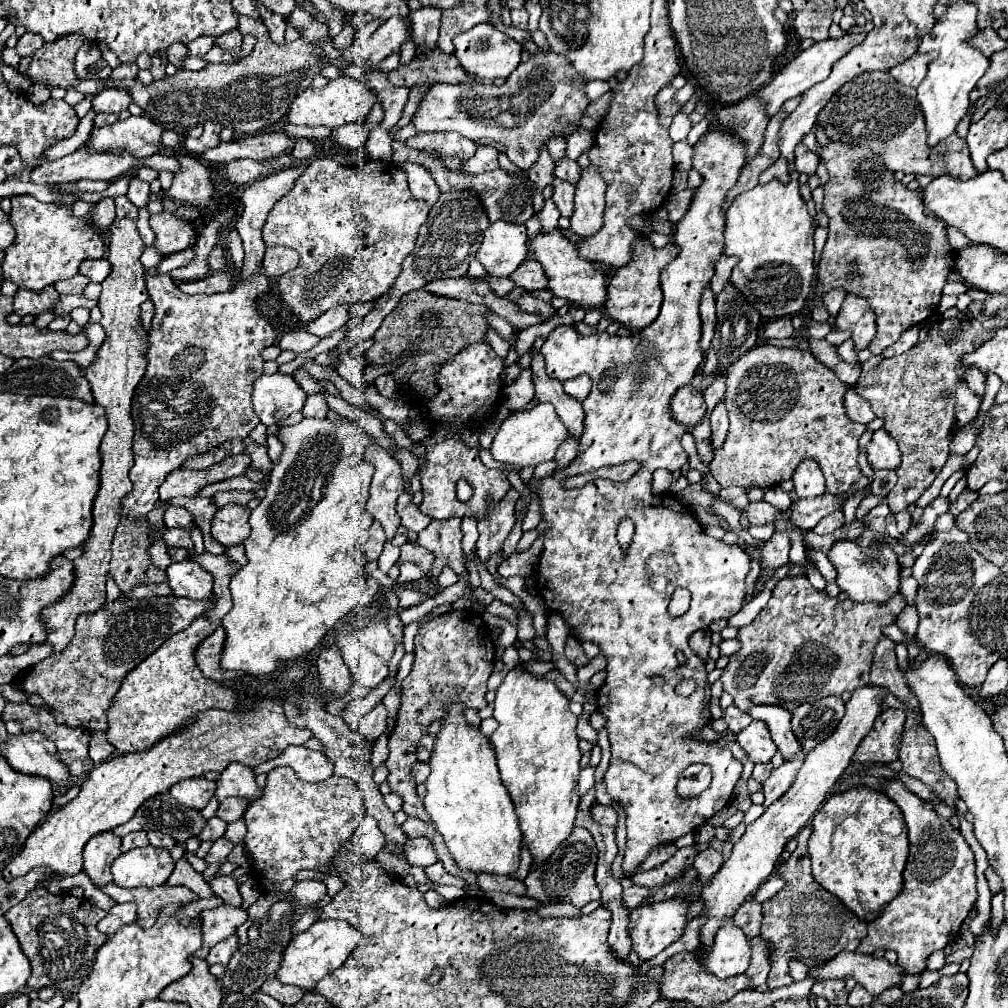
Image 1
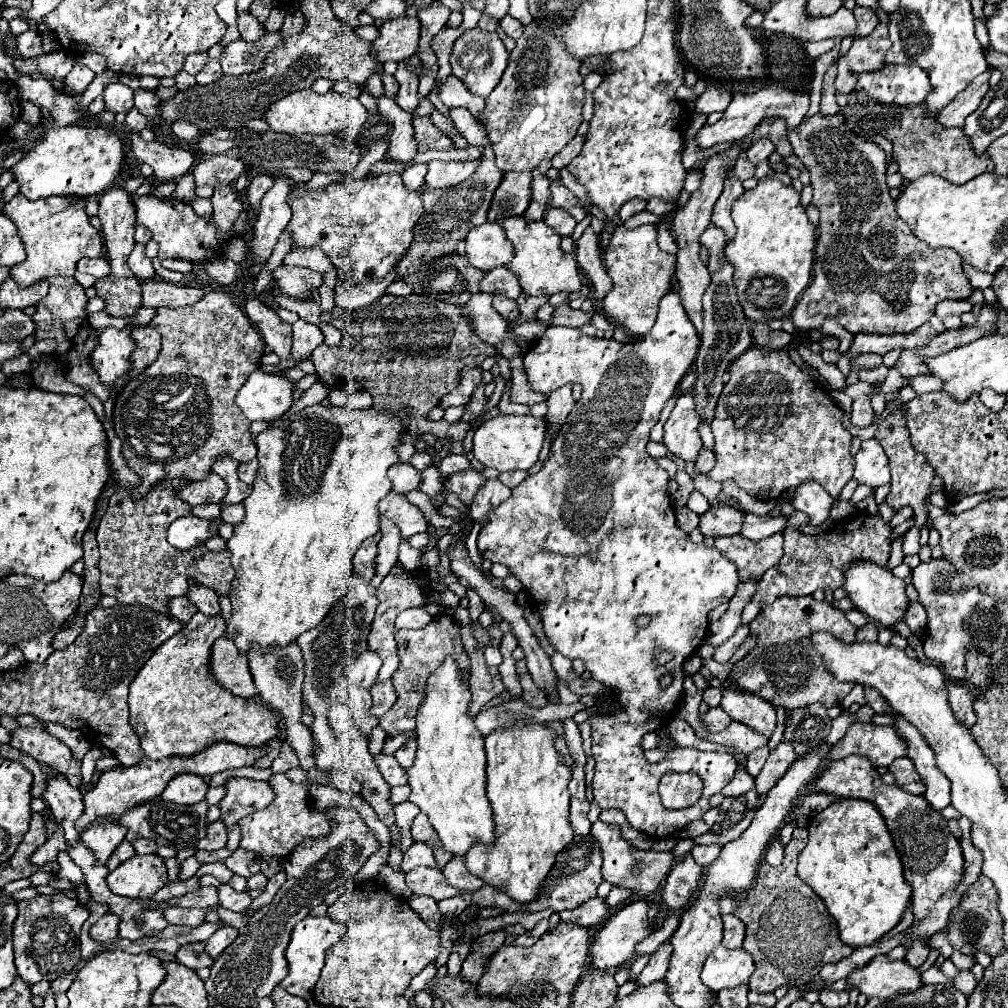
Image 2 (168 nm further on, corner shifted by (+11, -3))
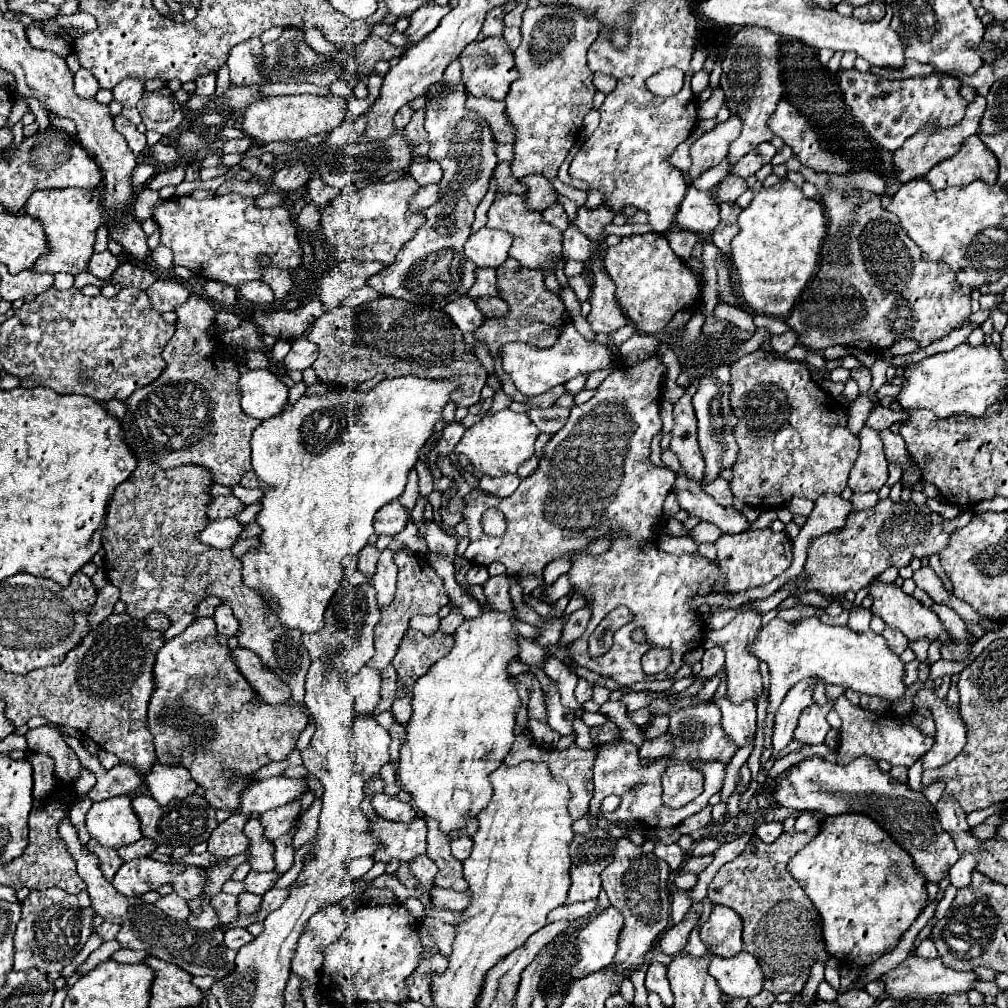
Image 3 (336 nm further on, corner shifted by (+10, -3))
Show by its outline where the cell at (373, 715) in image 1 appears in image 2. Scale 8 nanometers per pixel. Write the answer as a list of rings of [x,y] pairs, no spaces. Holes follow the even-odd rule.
[[[391,681],[377,683],[377,685],[373,685],[369,691],[371,691],[371,697],[373,697],[371,715],[381,717],[385,711],[389,711],[389,709],[393,707],[393,703],[395,703],[395,691],[393,691]]]

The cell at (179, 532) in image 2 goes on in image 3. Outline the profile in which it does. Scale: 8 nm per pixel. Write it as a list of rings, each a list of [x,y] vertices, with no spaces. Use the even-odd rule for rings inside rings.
[[[216,519],[204,531],[198,533],[198,539],[216,549],[226,549],[240,539],[242,531],[244,531],[244,525],[236,519]]]

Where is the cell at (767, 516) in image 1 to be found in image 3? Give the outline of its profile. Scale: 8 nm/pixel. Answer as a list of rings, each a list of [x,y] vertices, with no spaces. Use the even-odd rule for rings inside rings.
[[[702,521],[702,523],[698,523],[698,525],[692,529],[692,539],[694,539],[698,545],[700,545],[700,543],[714,543],[720,535],[722,535],[722,531],[720,531],[716,525],[708,523],[708,521]]]

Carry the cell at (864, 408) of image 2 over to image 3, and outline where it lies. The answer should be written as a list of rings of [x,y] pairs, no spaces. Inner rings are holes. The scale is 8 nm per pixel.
[[[878,405],[870,415],[868,415],[868,421],[866,421],[866,427],[870,427],[870,429],[874,429],[874,431],[884,431],[884,429],[888,429],[890,425],[894,425],[894,423],[904,423],[908,419],[908,413],[904,413],[904,411],[892,411],[890,407],[882,407],[882,405]]]

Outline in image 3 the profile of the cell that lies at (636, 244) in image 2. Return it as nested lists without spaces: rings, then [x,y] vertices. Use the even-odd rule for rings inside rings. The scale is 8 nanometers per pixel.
[[[644,233],[644,235],[624,237],[616,247],[608,247],[608,253],[604,257],[604,267],[616,285],[616,299],[618,299],[622,311],[628,315],[628,319],[634,323],[634,327],[640,333],[662,333],[664,327],[668,325],[668,321],[678,311],[692,309],[702,299],[702,277],[696,275],[684,259],[674,255],[674,251],[668,245],[668,239],[660,233]]]

